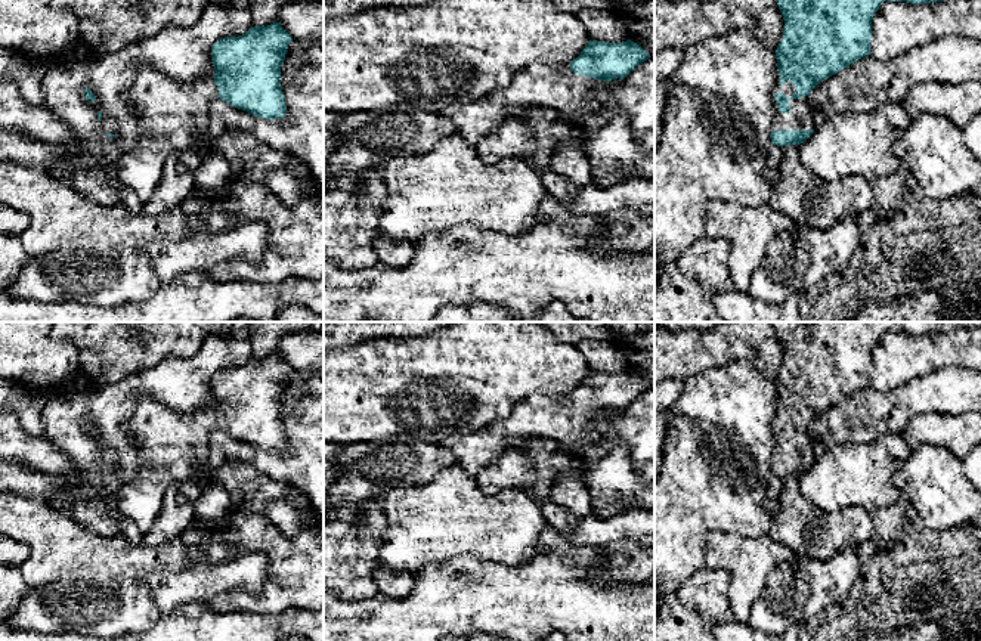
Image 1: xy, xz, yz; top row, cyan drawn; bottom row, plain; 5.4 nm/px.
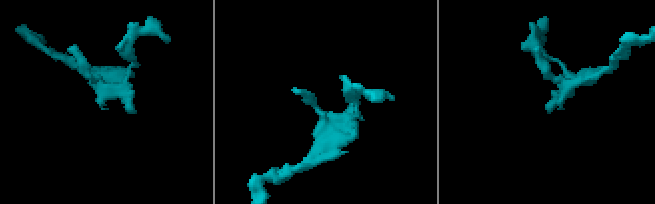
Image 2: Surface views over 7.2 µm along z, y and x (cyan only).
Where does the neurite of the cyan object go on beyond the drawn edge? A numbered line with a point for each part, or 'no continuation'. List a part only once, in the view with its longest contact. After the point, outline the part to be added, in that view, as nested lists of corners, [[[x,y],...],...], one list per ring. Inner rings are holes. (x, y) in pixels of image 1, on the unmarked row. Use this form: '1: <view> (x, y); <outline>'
1: yz (800, 448); [[[776,402],[774,417],[771,422],[773,428],[773,450],[771,450],[771,462],[776,461],[814,461],[816,453],[811,446],[811,439],[808,434],[808,427],[792,430],[790,427],[796,422],[796,418],[786,412],[783,417],[780,415],[780,406]],[[783,422],[786,428],[789,428],[790,442],[787,445],[782,445],[777,439],[777,431],[774,430],[776,424]]]

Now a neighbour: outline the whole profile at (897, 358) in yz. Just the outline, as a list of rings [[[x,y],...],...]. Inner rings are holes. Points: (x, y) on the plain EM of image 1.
[[[981,325],[923,335],[883,332],[872,350],[870,387],[891,391],[944,366],[981,372]]]

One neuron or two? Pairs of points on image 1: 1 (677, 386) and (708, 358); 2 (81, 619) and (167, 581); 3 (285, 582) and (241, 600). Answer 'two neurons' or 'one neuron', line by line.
1: two neurons
2: two neurons
3: one neuron

